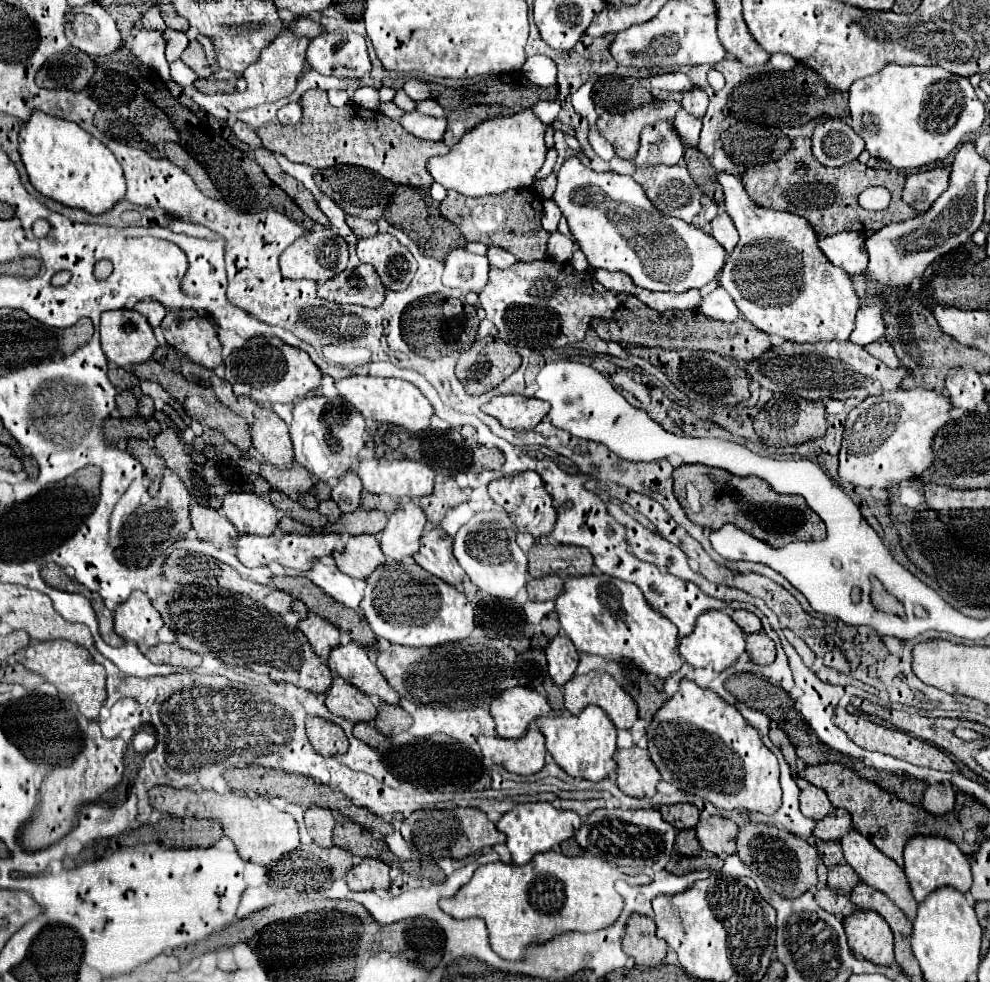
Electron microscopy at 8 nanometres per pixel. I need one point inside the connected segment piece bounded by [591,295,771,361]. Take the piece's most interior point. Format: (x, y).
(634, 322)

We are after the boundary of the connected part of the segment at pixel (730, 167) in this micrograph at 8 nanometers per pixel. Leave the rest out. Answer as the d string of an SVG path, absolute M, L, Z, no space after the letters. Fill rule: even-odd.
M715 149L715 153L713 153L713 167L717 169L717 171L727 171L727 173L733 173L735 177L739 177L739 179L743 179L743 171L737 171L735 167L735 163L725 155L725 151L723 149Z

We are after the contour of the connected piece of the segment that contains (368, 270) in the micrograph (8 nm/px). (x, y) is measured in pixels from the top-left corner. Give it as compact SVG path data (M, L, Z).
M361 263L355 269L327 279L317 287L317 295L333 303L353 303L361 307L379 307L385 299L385 287L375 267Z

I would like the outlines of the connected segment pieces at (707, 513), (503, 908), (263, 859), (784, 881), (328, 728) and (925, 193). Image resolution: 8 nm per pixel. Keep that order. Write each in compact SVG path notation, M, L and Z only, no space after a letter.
M681 465L673 471L673 493L677 497L677 501L685 507L687 517L701 525L701 527L709 527L709 529L719 529L725 523L733 523L739 529L747 531L749 535L755 535L757 539L765 539L769 541L773 547L783 547L791 541L821 541L825 537L825 523L807 507L805 499L799 495L781 495L775 493L767 483L763 483L757 477L737 477L725 469L719 467L707 467L707 465Z
M547 851L537 853L523 867L515 863L481 865L455 897L441 899L439 905L455 919L483 917L493 951L503 959L515 961L523 957L523 951L531 941L547 941L565 931L591 933L609 927L623 907L623 899L615 891L617 879L631 885L651 881L649 875L623 875L617 867L595 855L567 857L559 851Z
M157 785L149 791L149 801L151 801L151 807L161 813L169 813L175 817L205 817L205 819L219 821L225 837L233 841L239 857L245 861L269 865L271 861L277 861L283 853L299 847L299 833L297 833L295 819L289 813L273 807L263 797L251 799L249 795L239 795L235 791L217 793L211 789L195 791L189 787L175 789L169 785Z
M745 823L737 835L737 855L763 879L763 883L767 883L773 891L783 897L799 897L817 885L817 849L809 845L807 839L791 835L789 831L779 829L775 825Z
M311 717L307 719L305 725L307 725L307 737L315 747L315 751L319 751L319 755L331 757L347 751L349 741L337 723L321 717Z
M935 167L929 171L911 173L907 175L903 199L919 213L925 213L931 207L931 203L947 189L947 181L949 181L947 167Z

